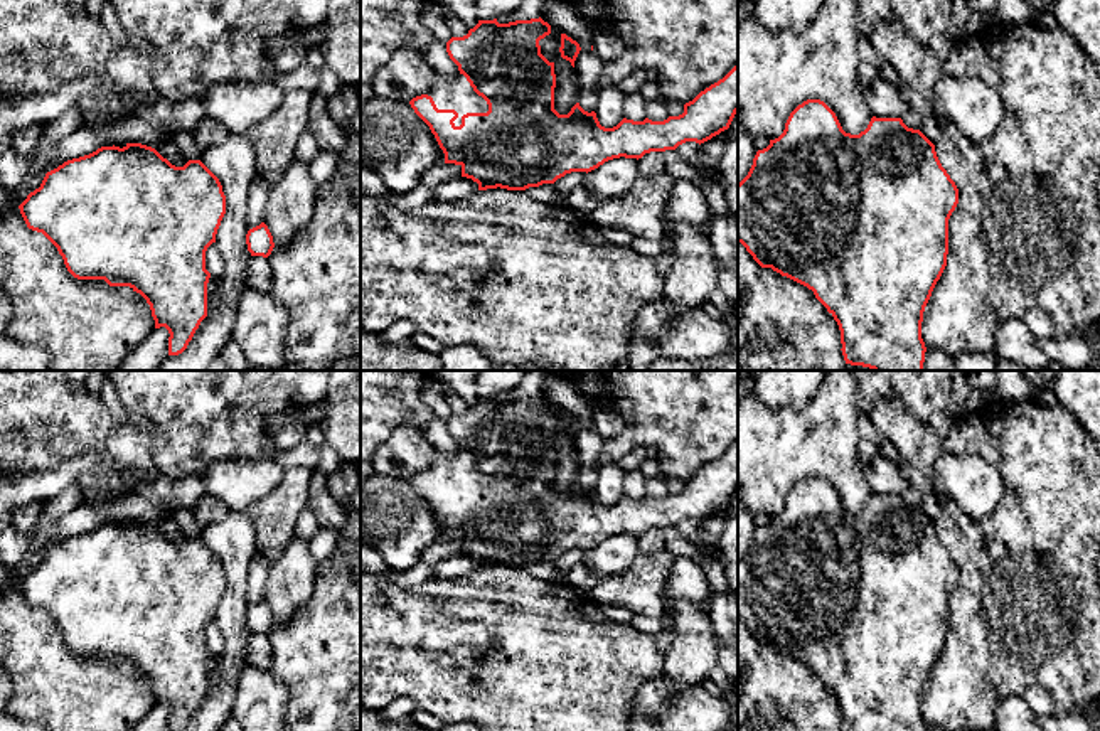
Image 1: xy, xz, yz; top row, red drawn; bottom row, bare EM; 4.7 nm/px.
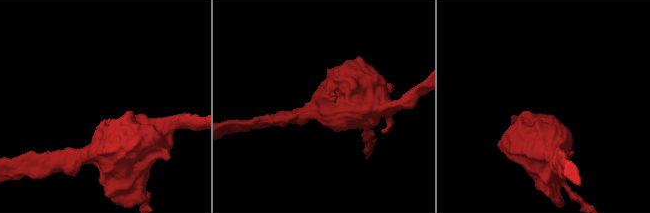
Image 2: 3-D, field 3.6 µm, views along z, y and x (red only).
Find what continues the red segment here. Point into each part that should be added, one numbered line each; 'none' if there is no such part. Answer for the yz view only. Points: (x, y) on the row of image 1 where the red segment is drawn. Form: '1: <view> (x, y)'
none

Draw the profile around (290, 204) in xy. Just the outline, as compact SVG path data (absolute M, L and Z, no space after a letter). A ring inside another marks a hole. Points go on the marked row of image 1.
M293 158L278 182L271 187L263 222L268 226L275 248L286 246L308 224L318 184L308 165Z

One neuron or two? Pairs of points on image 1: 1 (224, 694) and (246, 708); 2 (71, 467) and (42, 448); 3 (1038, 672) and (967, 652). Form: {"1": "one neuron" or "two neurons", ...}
{"1": "two neurons", "2": "two neurons", "3": "one neuron"}

